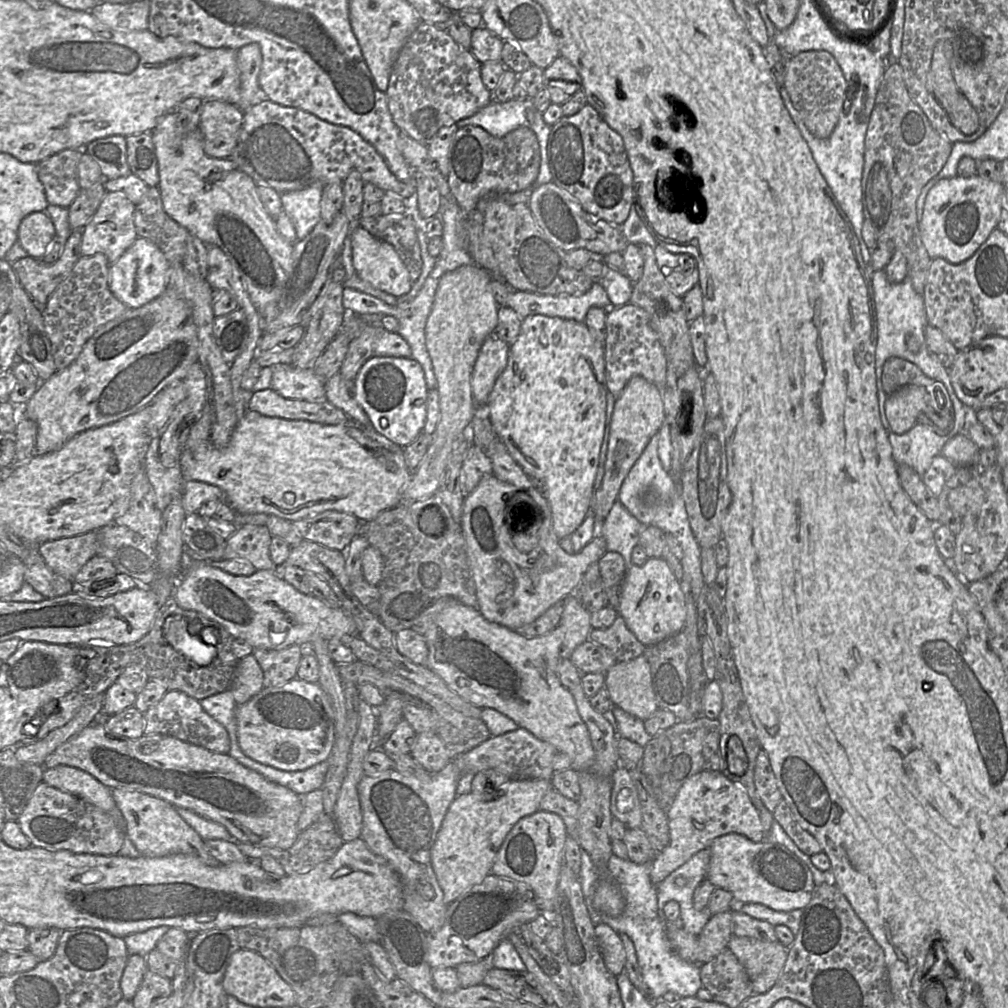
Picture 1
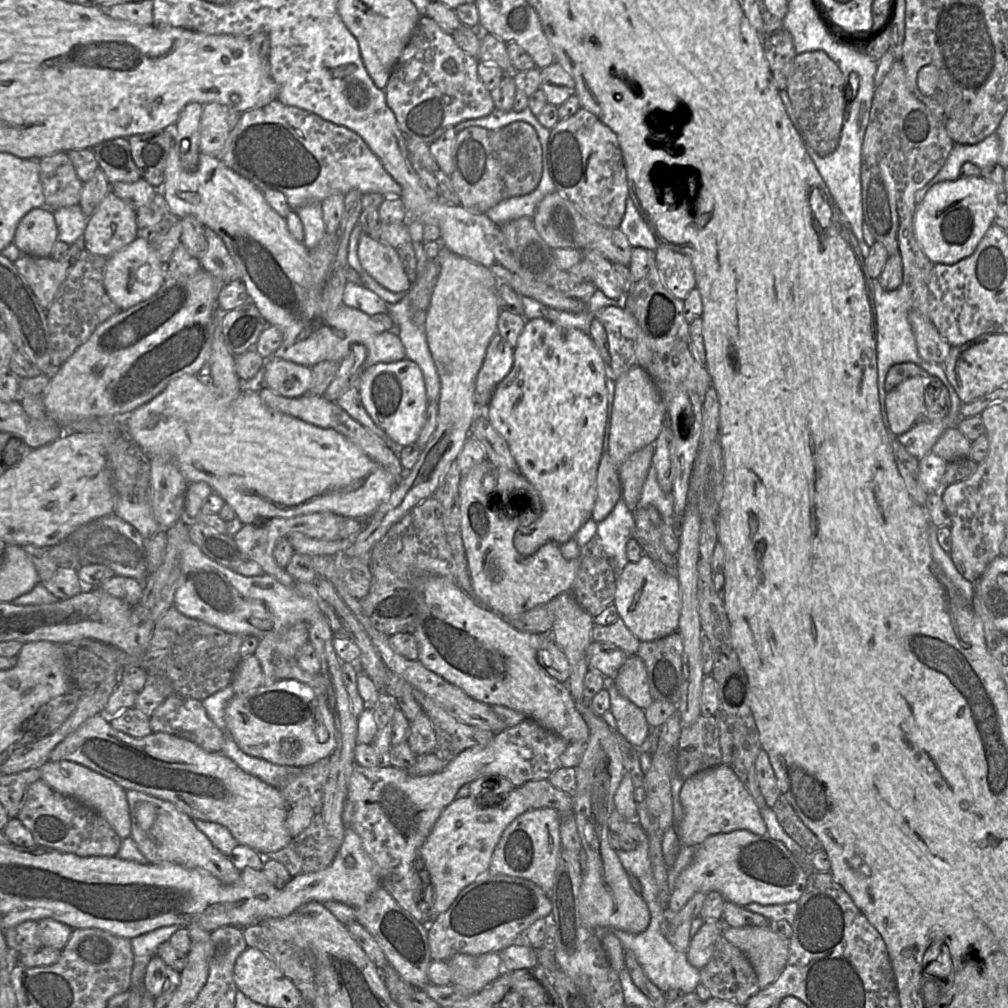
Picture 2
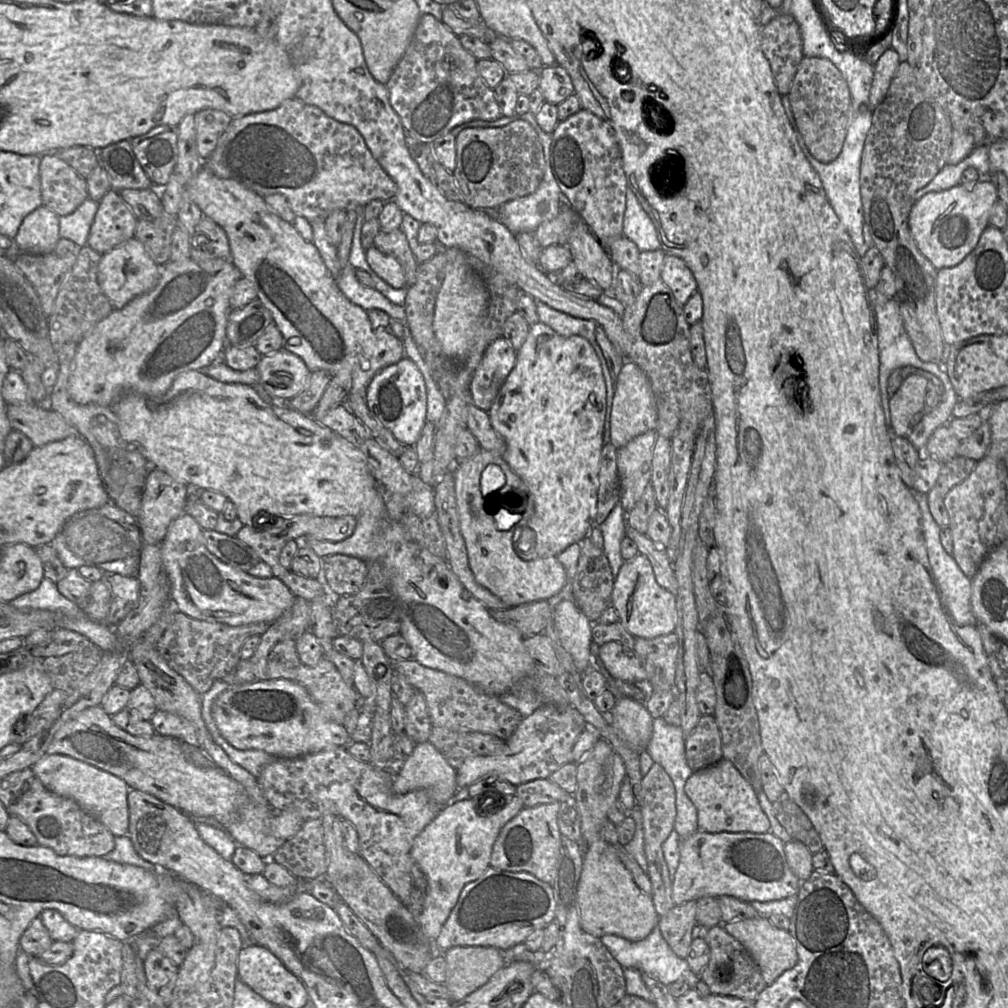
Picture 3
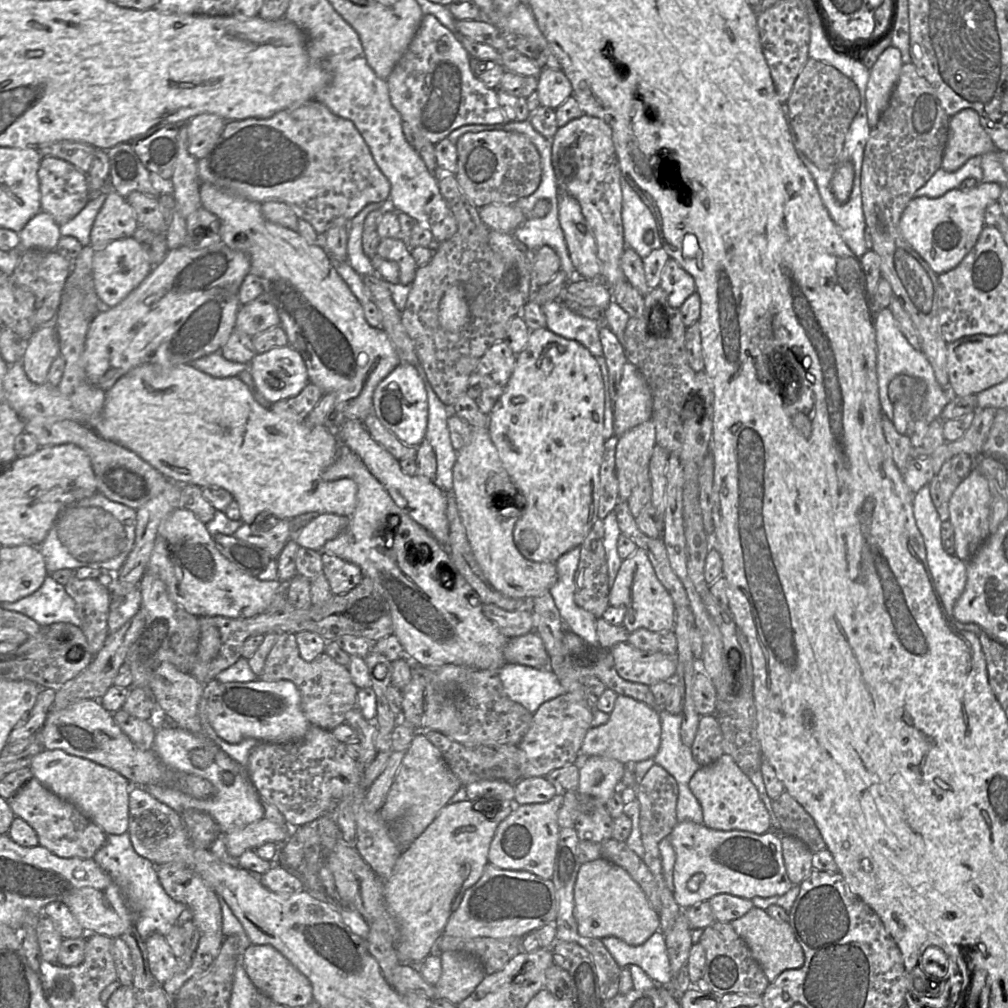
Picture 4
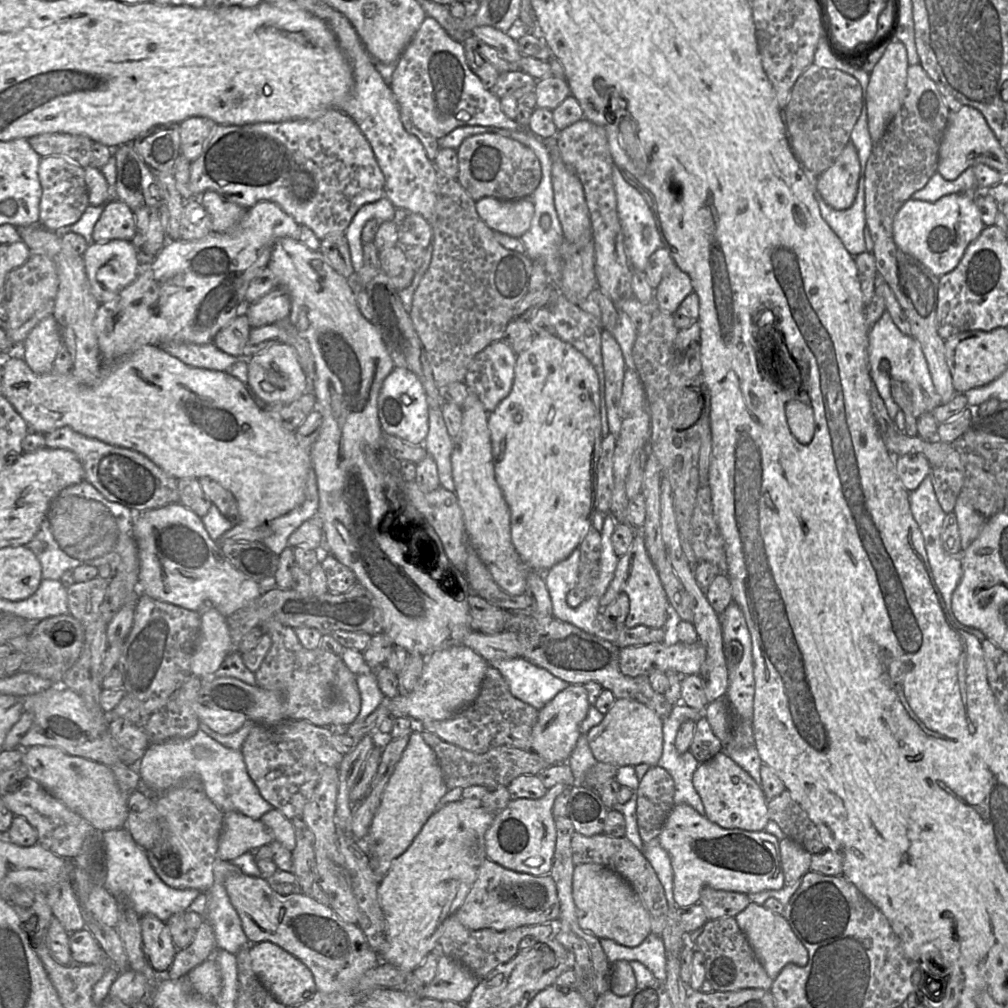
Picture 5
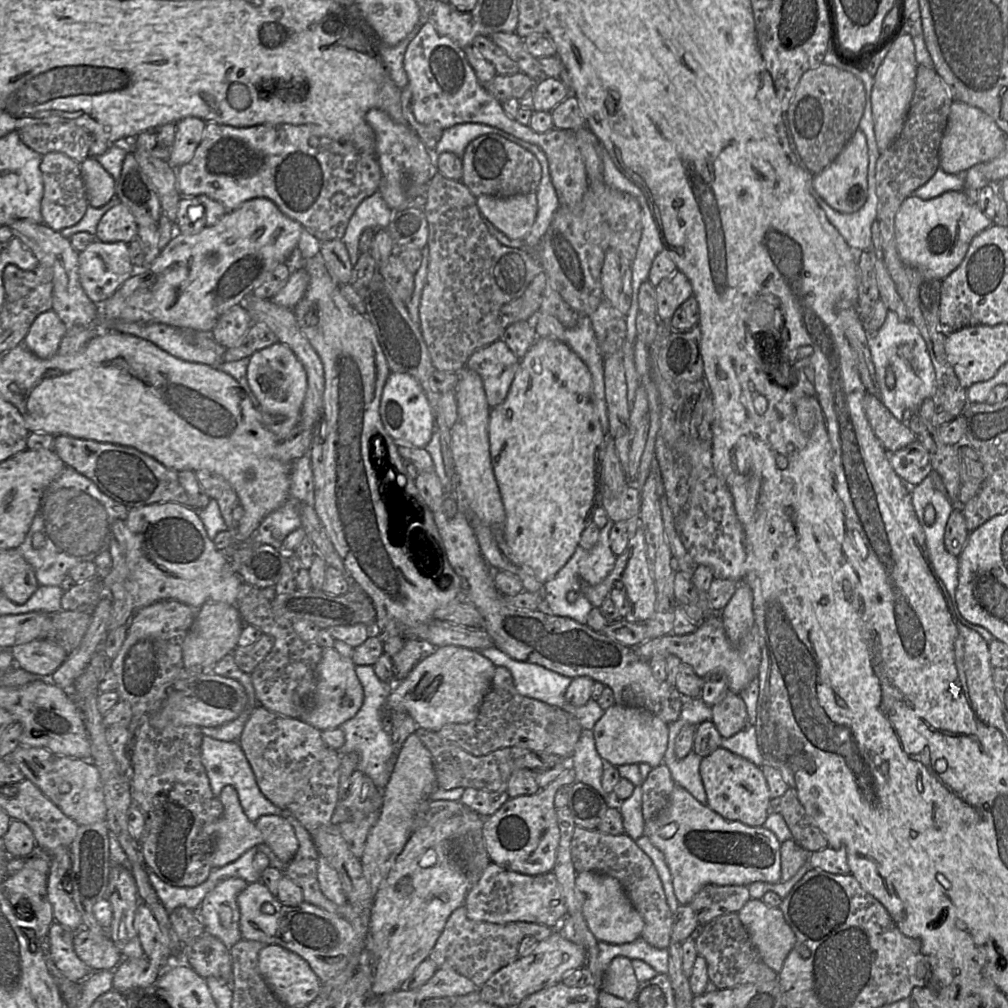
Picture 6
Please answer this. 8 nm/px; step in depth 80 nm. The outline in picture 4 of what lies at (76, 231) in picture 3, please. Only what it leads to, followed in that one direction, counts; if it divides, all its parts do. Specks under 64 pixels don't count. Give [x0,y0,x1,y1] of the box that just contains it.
[59,187,111,247]

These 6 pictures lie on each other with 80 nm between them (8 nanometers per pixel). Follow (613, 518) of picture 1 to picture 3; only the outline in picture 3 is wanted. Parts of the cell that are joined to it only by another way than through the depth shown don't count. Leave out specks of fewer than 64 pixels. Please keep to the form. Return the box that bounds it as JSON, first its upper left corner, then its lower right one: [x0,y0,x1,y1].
[599,502,627,579]

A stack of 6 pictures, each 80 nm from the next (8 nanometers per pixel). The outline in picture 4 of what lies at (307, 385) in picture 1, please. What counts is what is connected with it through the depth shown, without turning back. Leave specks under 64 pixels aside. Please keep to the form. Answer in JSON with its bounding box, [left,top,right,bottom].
[249,345,309,403]

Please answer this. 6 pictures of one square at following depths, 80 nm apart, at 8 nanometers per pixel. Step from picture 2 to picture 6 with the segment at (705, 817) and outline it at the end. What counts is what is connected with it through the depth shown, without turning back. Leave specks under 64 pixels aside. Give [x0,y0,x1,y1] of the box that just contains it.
[699,746,771,827]

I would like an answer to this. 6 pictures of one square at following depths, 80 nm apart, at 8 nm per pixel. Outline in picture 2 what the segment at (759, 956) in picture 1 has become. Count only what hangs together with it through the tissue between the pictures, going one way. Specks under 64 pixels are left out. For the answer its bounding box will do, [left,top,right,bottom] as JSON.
[723,925,790,990]

